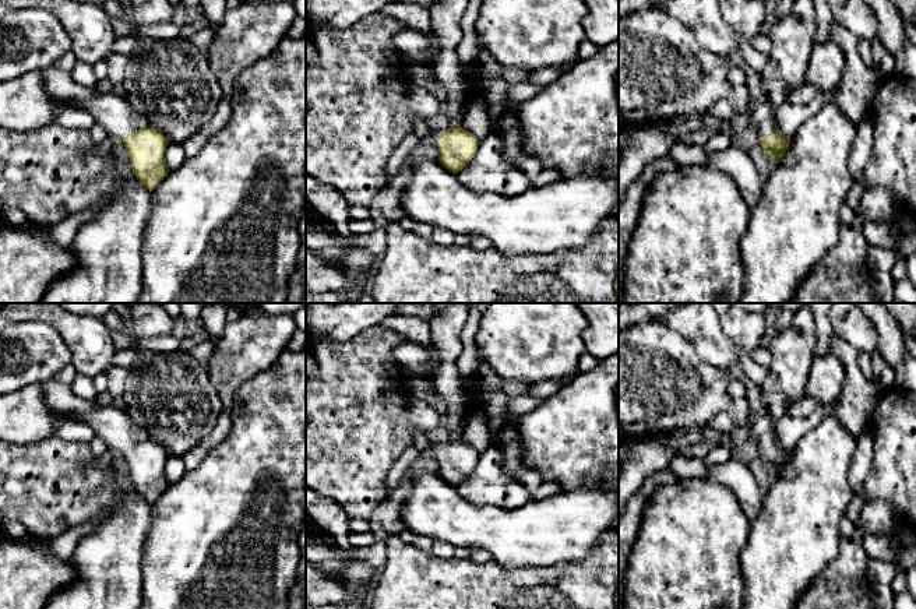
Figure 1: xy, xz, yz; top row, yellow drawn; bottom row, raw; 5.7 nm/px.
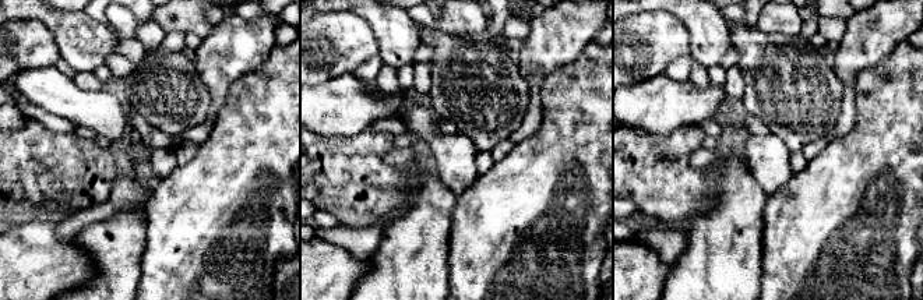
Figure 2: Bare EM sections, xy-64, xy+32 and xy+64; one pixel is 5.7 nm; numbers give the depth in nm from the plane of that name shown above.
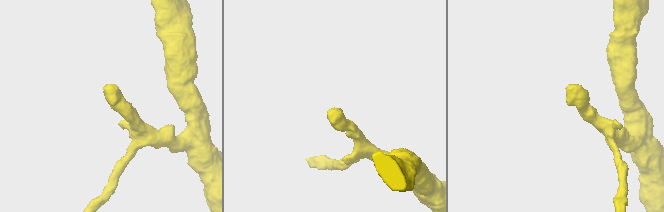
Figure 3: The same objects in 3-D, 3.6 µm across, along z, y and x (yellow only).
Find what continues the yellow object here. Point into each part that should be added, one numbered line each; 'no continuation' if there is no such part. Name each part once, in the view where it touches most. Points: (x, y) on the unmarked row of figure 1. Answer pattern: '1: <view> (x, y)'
1: yz (761, 428)

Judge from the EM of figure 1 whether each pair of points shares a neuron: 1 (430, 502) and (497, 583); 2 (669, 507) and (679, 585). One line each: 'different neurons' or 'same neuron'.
1: different neurons
2: same neuron

